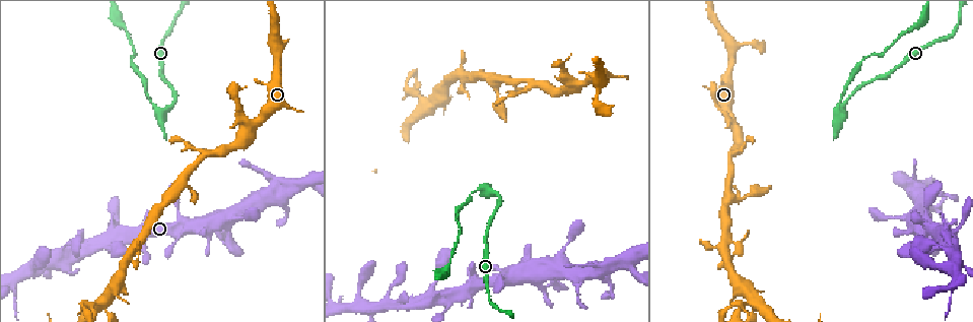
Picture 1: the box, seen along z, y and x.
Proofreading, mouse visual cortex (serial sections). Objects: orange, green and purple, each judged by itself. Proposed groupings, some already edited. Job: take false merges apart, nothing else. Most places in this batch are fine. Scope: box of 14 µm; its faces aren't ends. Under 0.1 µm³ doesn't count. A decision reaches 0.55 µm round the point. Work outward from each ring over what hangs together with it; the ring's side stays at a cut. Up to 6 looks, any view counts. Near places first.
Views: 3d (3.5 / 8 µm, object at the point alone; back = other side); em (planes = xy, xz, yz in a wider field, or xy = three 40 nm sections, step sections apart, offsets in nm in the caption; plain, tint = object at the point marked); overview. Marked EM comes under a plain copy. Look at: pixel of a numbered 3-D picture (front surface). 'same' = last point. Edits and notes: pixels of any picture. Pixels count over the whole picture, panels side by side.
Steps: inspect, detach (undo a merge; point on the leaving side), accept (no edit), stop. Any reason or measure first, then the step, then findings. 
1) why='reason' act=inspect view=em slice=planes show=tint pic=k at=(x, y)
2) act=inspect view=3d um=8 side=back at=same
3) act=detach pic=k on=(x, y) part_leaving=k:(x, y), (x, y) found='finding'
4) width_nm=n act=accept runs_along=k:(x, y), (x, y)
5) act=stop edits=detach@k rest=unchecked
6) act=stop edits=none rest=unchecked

why='sharp bend' act=inspect view=3d um=3.5 side=back pic=1 at=(840, 111)

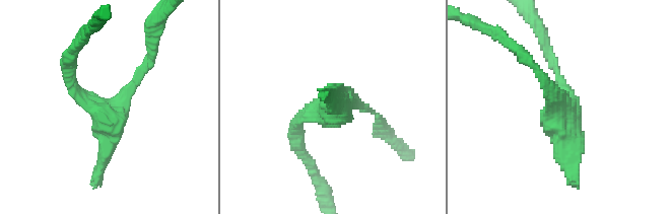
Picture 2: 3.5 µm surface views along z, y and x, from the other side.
act=inspect view=em slice=xy step=5 show=tint pic=2 at=(105, 114)

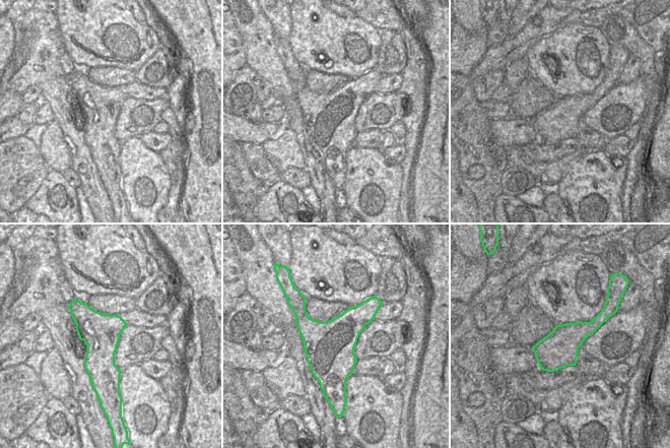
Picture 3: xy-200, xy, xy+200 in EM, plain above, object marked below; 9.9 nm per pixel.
width_nm=500 act=accept runs_along=2:(296, 134), (306, 113), (343, 97), (372, 111) found='all the same cell'

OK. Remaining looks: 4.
why='abrupt turn' act=inspect view=3d um=3.5 pic=1 at=(83, 303)

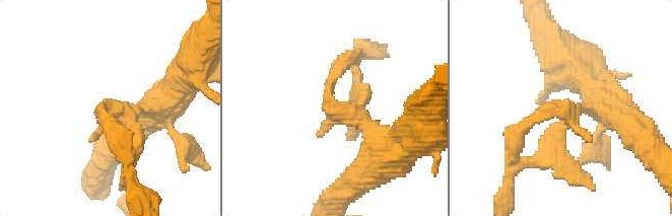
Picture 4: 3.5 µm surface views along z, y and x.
why='need the tissue' act=inspect view=em slice=xy step=5 show=tint pic=4 at=(102, 111)

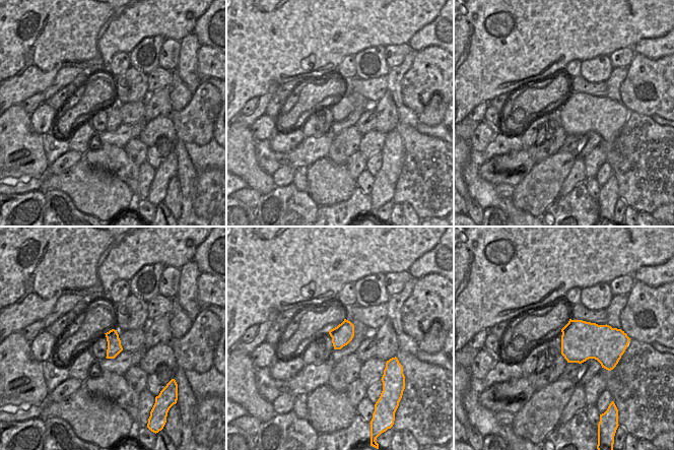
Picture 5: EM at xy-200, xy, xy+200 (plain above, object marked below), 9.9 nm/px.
act=accept runs_along=4:(389, 144), (329, 105), (332, 76), (351, 56) found='continuous, no second cell'

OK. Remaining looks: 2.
act=inspect view=em slice=planes show=tint pic=1 at=(958, 19)

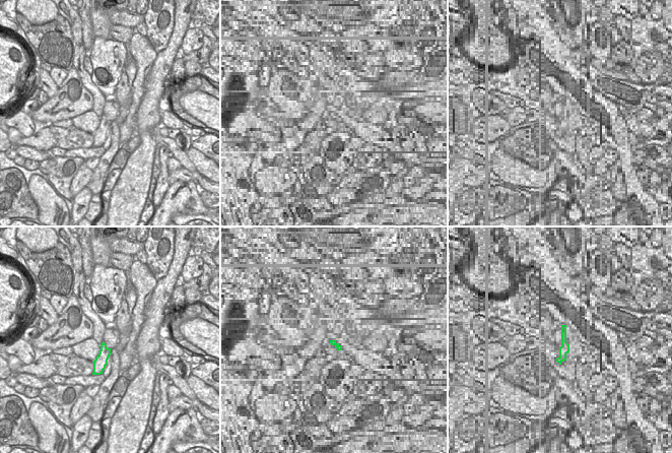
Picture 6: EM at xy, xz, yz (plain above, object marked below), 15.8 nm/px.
act=inspect view=3d um=3.5 at=same

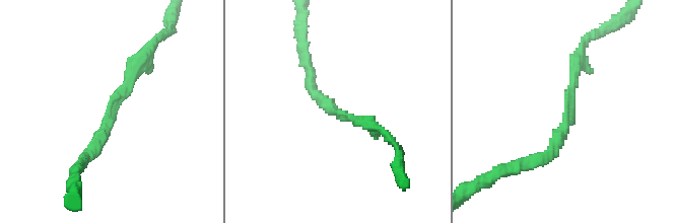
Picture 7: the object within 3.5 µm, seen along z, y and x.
width_nm=190 act=accept runs_along=7:(83, 160), (134, 70), (149, 70) found='one cell here'

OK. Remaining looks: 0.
act=stop edits=none rest=unchecked

